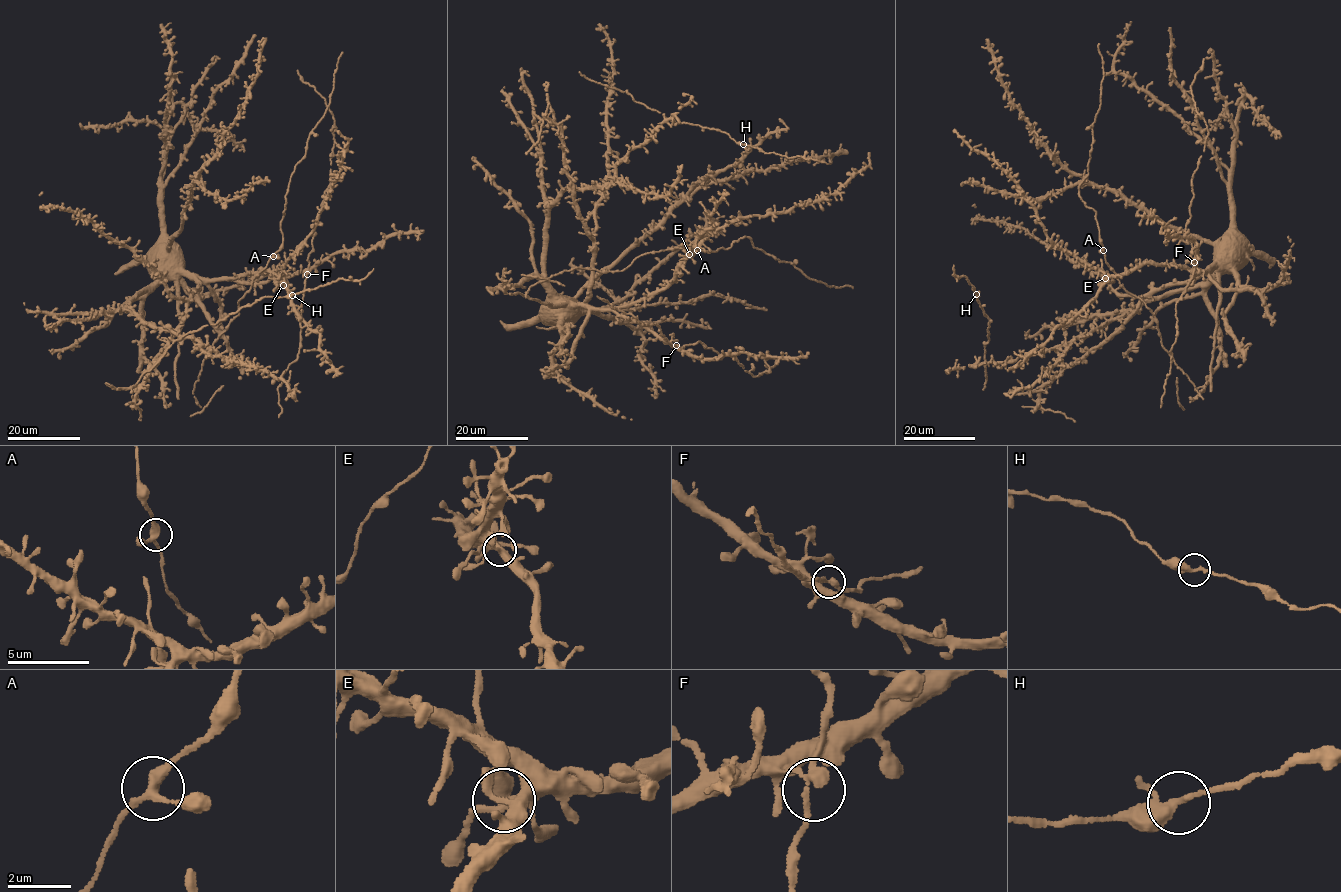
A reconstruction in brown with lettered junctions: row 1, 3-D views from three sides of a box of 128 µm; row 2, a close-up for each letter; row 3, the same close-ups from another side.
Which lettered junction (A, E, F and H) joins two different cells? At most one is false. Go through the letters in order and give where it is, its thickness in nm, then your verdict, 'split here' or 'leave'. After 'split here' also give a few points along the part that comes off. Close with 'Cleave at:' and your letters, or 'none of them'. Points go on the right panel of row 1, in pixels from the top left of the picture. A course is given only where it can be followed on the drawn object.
A: at (1103, 250); 280 nm thick; leave
E: at (1105, 278); 280 nm thick; leave
F: at (1194, 262); 220 nm thick; leave
H: at (976, 294); 260 nm thick; leave
Cleave at: none of them

